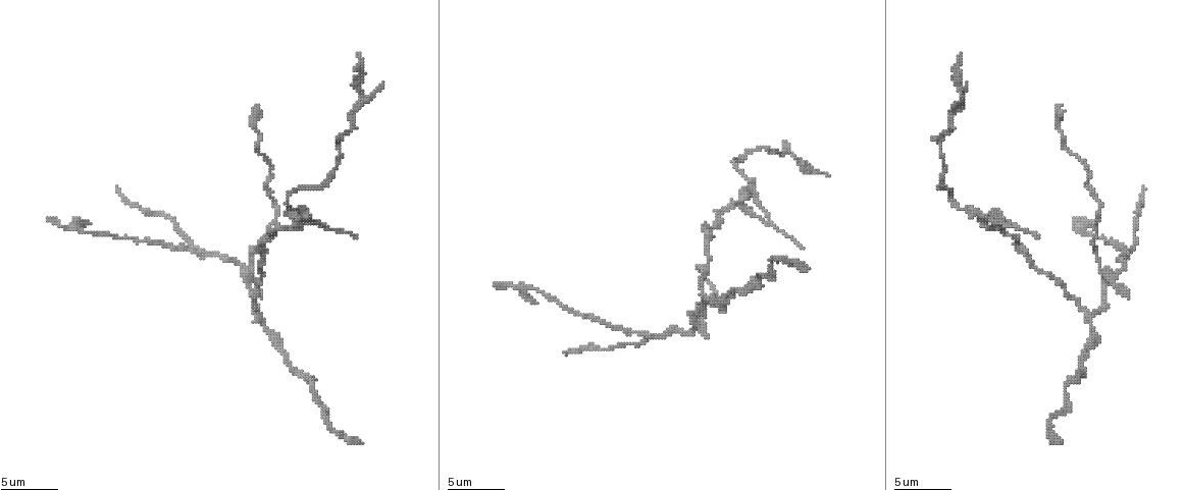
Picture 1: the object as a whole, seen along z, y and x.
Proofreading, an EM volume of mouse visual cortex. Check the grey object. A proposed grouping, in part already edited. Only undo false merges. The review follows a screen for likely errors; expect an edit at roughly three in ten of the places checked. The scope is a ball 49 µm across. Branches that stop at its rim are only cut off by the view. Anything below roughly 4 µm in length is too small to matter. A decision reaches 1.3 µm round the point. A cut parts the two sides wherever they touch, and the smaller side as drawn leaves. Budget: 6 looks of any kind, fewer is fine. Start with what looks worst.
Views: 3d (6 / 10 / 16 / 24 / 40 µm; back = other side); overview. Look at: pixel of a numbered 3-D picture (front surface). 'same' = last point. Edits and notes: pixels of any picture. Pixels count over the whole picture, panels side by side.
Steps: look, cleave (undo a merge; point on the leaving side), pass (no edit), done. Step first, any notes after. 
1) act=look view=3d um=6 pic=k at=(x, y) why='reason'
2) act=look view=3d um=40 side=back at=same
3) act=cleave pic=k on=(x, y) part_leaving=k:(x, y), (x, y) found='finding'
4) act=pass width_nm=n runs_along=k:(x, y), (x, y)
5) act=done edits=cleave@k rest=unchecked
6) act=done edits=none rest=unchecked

act=look view=3d um=6 pic=1 at=(248, 271)

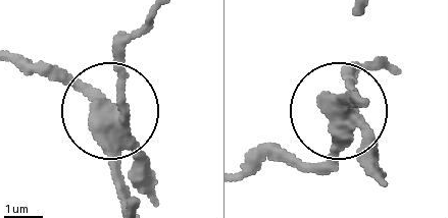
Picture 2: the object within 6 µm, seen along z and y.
act=cleave pic=2 on=(148, 158) width_nm=490 part_leaving=2:(126, 132), (126, 48), (145, 18) found='two cells meet here'

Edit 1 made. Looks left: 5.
act=look view=3d um=10 pic=1 at=(199, 251) why='three-way junction'

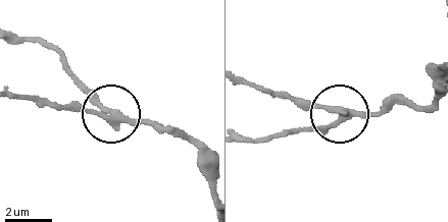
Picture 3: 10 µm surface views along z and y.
act=cleave pic=3 on=(84, 110) arms=3 part_leaving=3:(112, 123), (14, 96) found='a second cell is stuck on'

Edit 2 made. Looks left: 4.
act=look view=3d um=10 pic=1 at=(259, 318) why='arms part here'

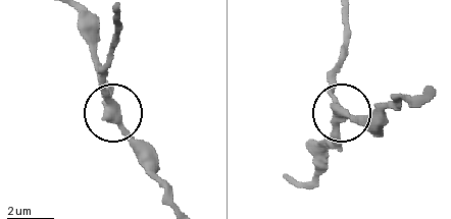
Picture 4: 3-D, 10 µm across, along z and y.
act=pass width_nm=340 found='all the same cell'

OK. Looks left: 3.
act=done edits=cleave@2,cleave@3 rest=unchecked

